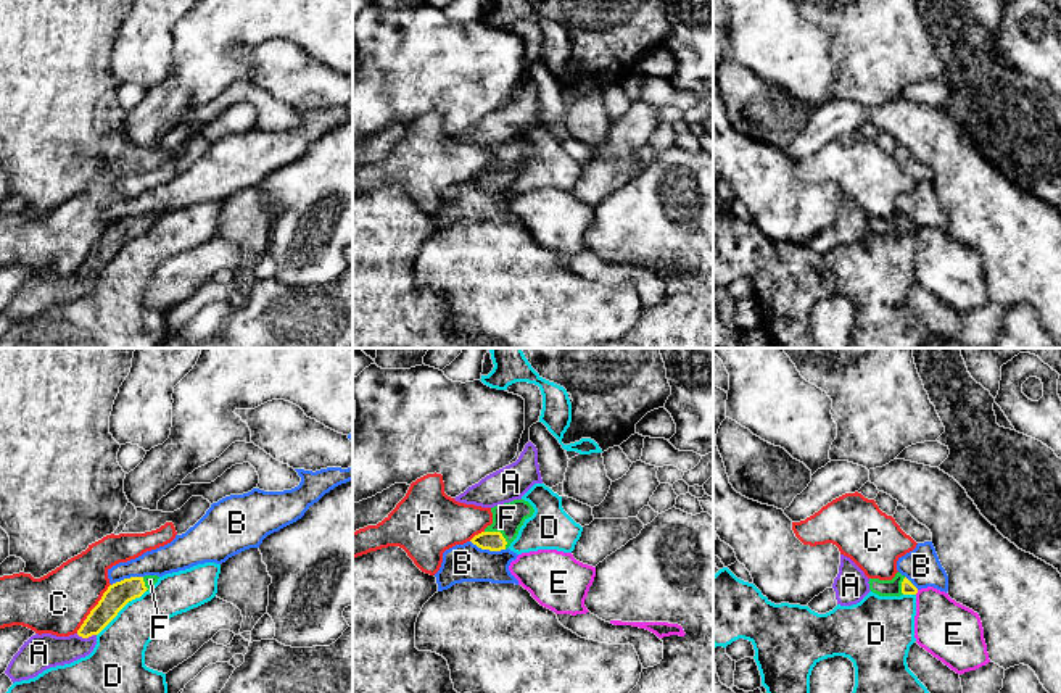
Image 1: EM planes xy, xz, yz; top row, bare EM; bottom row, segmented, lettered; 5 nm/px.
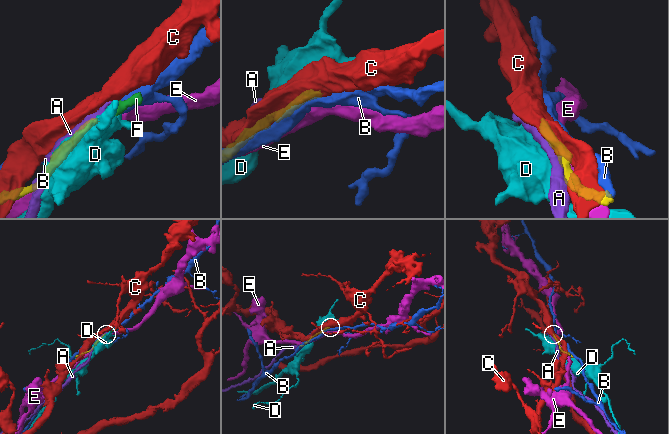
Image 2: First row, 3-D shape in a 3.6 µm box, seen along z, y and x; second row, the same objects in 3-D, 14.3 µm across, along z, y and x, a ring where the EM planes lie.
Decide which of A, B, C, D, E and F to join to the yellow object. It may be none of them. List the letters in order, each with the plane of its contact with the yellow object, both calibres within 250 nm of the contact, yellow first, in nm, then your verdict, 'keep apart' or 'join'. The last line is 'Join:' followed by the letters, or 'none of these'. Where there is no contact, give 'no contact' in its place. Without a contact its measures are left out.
A: contact in xy; calibres 120 and 180 nm; keep apart
B: contact in xz; calibres 100 and 190 nm; keep apart
C: contact in xy; calibres 120 and 320 nm; keep apart
D: contact in xy; calibres 120 and 280 nm; keep apart
E: contact in yz; calibres 60 and 300 nm; keep apart
F: contact in xz; calibres 100 and 150 nm; join
Join: F

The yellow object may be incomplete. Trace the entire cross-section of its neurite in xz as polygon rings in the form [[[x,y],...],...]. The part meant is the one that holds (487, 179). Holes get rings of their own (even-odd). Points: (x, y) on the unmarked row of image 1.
[[[514,139],[491,147],[493,163],[470,181],[481,189],[501,190],[507,189],[517,177],[523,161],[533,155],[533,145],[525,139]]]

